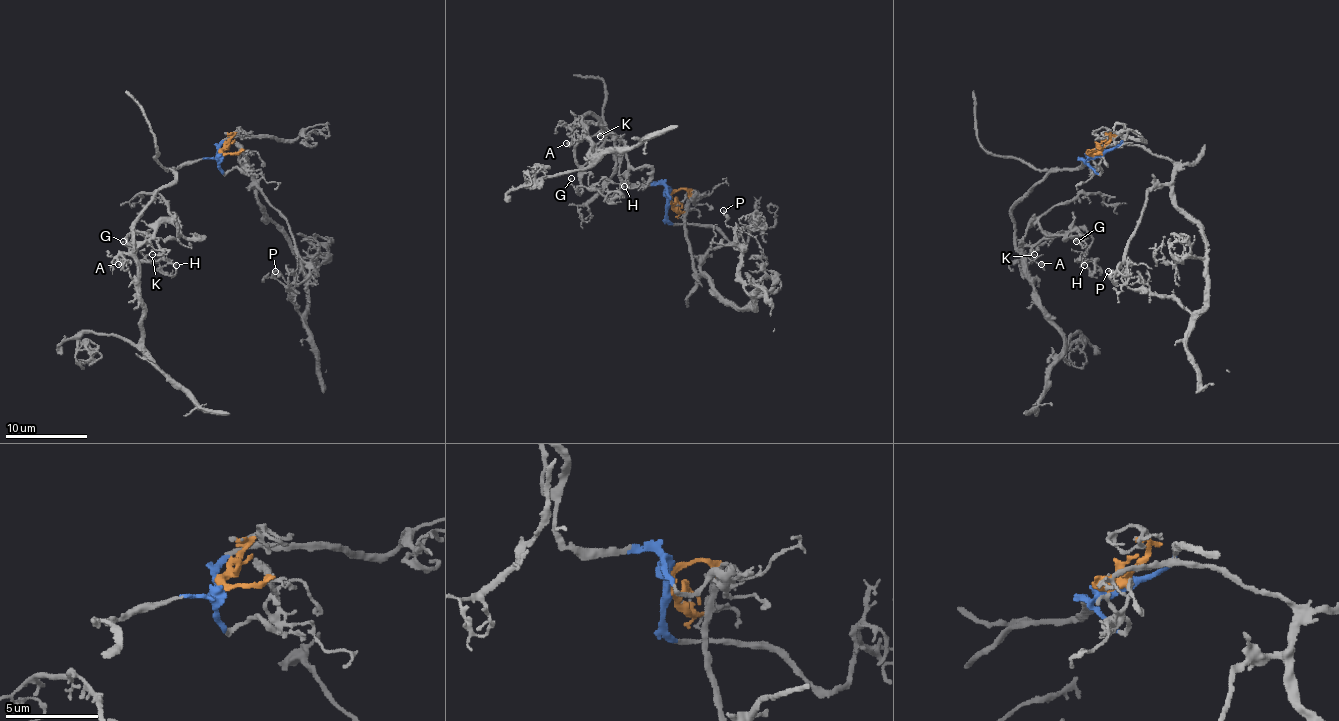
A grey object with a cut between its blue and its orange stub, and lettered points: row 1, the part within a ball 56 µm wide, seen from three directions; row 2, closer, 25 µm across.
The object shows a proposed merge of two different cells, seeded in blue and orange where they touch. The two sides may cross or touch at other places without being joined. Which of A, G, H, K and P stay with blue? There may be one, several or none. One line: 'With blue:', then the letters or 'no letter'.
With blue: A, G, H, K

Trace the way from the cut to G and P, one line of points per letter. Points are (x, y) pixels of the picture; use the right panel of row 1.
G: (1097, 153), (1042, 177), (1012, 210), (1014, 235), (1026, 245), (1077, 228), (1089, 235), (1089, 245), (1077, 241)
P: (1097, 153), (1087, 153), (1140, 145), (1173, 163), (1173, 177), (1148, 194), (1124, 281), (1107, 271)

